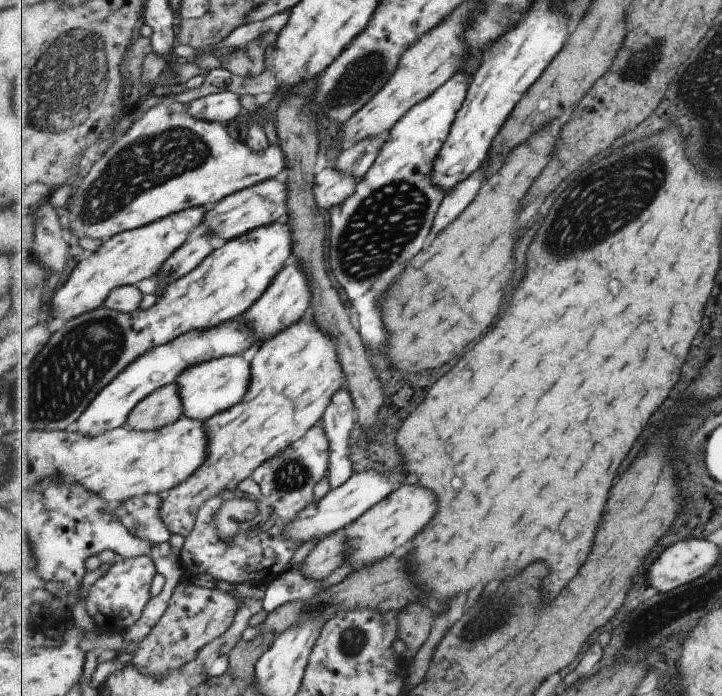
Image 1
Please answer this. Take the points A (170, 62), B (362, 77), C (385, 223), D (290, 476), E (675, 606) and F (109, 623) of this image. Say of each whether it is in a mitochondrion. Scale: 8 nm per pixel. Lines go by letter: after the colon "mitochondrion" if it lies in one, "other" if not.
A: other
B: mitochondrion
C: mitochondrion
D: mitochondrion
E: mitochondrion
F: other

